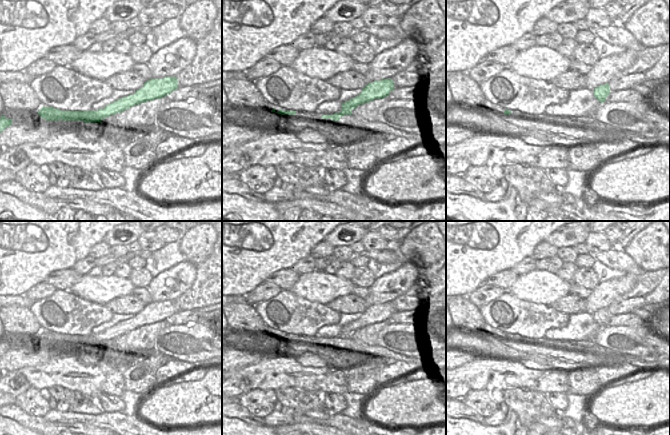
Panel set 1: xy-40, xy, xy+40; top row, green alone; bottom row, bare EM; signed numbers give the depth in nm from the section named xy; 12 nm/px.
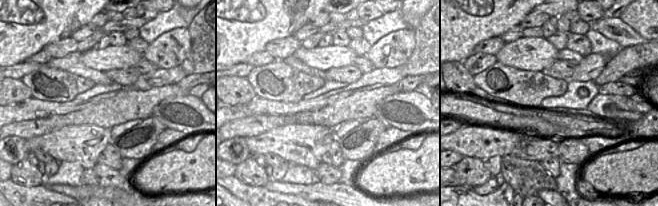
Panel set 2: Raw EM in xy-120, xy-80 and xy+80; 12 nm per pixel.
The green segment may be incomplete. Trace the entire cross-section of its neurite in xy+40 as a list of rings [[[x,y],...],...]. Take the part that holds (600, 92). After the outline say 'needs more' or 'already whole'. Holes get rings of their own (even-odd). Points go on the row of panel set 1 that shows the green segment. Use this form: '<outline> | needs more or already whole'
[[[608,83],[602,84],[593,89],[593,95],[599,102],[604,102],[609,93],[610,89]]] | already whole

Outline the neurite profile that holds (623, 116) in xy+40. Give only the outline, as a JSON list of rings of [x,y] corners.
[[[647,101],[641,102],[619,102],[619,103],[603,103],[599,106],[594,113],[594,119],[608,124],[618,130],[618,133],[622,131],[630,132],[648,132],[654,129],[654,123],[648,121],[645,118],[645,112],[650,108]]]

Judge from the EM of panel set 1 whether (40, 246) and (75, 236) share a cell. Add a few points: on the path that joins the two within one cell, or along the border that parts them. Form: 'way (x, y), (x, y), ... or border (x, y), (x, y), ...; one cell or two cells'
way (49, 240), (53, 236), (66, 236); one cell

